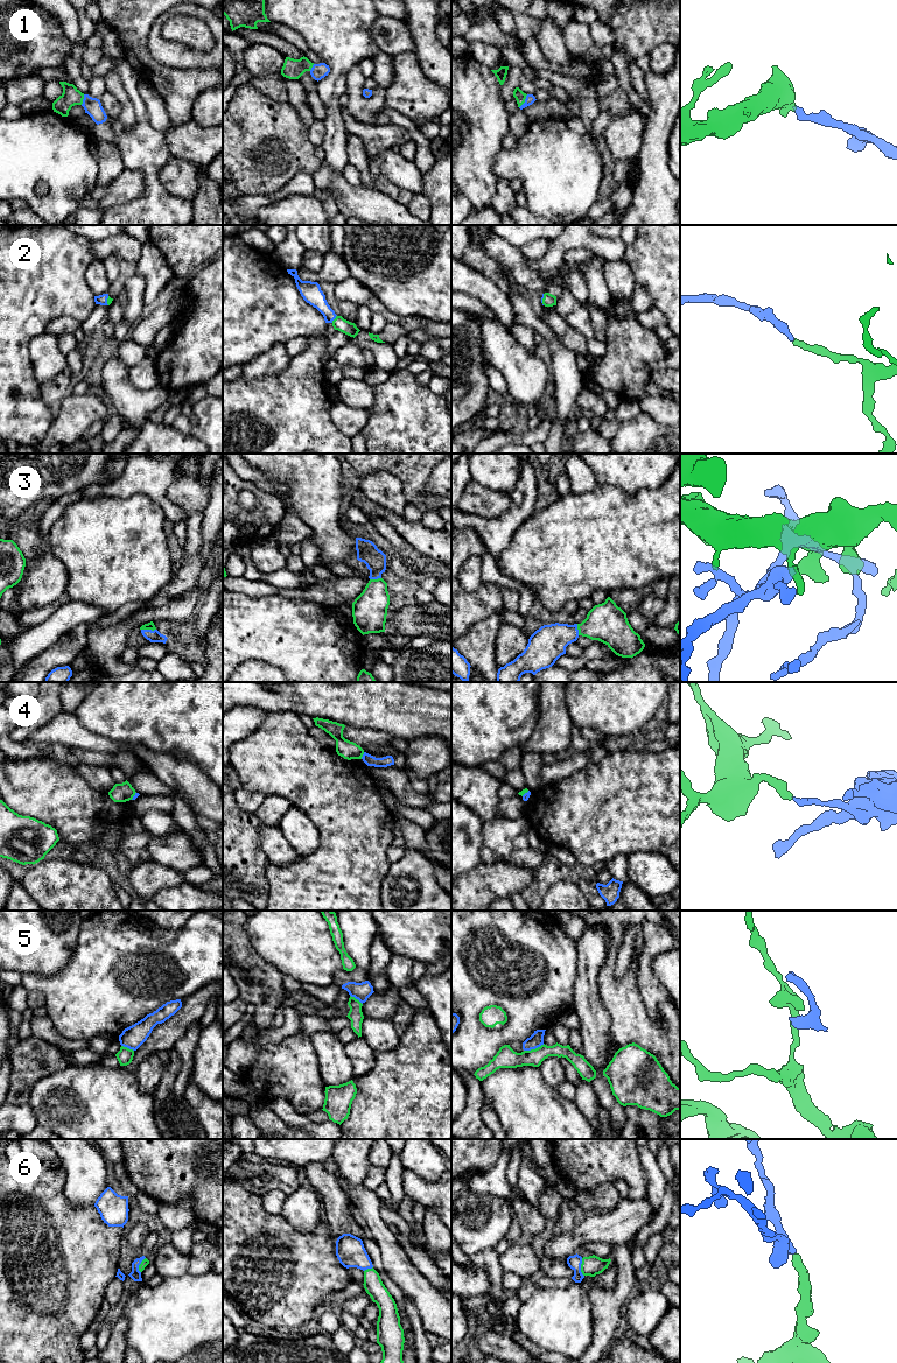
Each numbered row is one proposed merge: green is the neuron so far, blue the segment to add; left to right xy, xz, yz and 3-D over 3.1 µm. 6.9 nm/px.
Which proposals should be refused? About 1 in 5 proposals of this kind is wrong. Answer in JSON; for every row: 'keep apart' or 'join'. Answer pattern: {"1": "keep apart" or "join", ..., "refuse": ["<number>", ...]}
{"1": "join", "2": "join", "3": "join", "4": "keep apart", "5": "join", "6": "join", "refuse": ["4"]}

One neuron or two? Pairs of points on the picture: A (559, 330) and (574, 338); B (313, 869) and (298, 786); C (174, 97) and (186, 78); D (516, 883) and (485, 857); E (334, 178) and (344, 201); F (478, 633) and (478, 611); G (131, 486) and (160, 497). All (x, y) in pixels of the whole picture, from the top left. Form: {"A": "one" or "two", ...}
{"A": "one", "B": "one", "C": "one", "D": "two", "E": "one", "F": "two", "G": "one"}

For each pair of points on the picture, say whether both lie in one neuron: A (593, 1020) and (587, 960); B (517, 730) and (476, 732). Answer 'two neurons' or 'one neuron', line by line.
A: one neuron
B: one neuron

